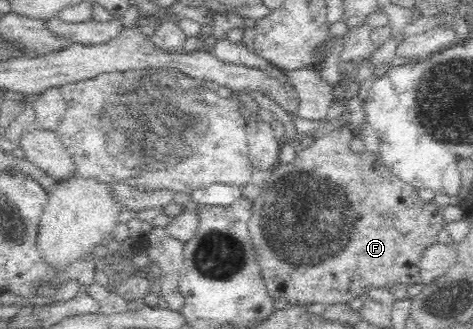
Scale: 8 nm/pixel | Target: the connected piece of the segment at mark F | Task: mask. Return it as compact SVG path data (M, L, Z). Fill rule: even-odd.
M350 123L342 124L338 130L332 130L324 136L314 137L314 142L304 147L302 152L292 162L284 162L284 166L278 165L273 168L272 176L265 185L260 186L262 196L260 201L254 202L251 206L251 218L249 219L248 230L252 235L256 259L258 259L262 278L266 282L268 293L274 300L285 301L289 305L298 307L307 304L349 304L353 299L362 297L372 288L392 288L397 284L404 284L406 287L420 283L419 260L427 246L434 244L438 234L444 228L446 222L443 220L443 209L434 200L423 201L416 188L407 187L404 181L389 172L372 150L352 150L350 143L356 137L356 133Z

